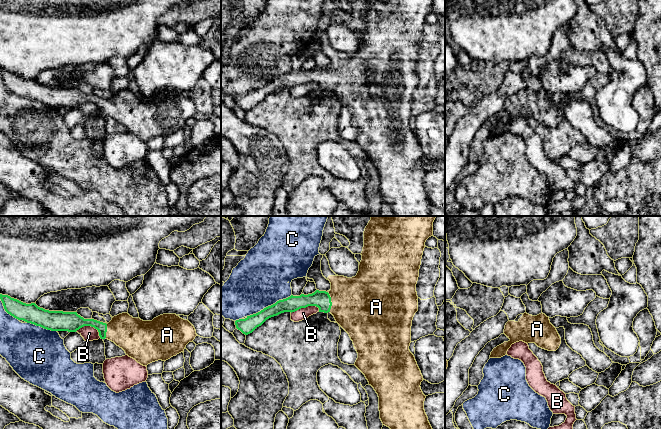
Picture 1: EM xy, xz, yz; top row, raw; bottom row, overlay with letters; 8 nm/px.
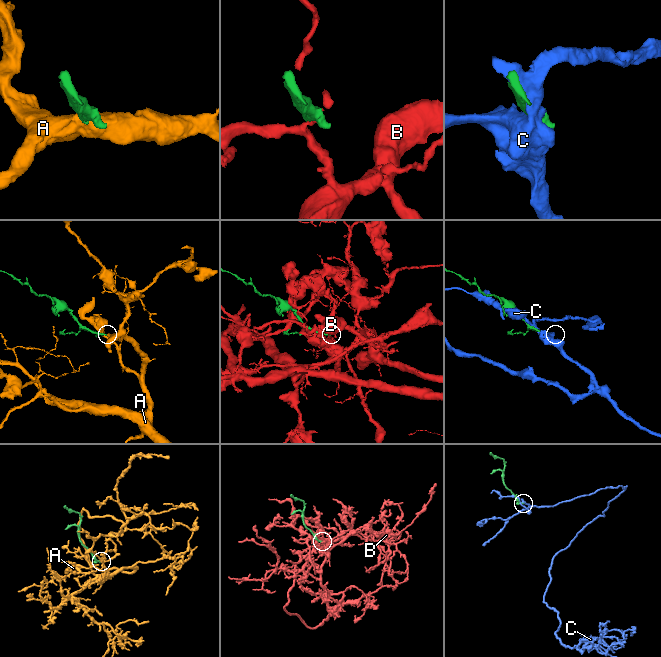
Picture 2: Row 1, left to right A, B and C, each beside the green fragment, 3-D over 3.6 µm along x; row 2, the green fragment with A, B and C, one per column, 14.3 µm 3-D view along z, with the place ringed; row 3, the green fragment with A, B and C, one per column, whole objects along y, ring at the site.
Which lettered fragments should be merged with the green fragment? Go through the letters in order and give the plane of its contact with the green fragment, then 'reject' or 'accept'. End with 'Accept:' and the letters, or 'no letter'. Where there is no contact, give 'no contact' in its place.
A: xz | accept
B: xz | reject
C: xz | reject
Accept: A

